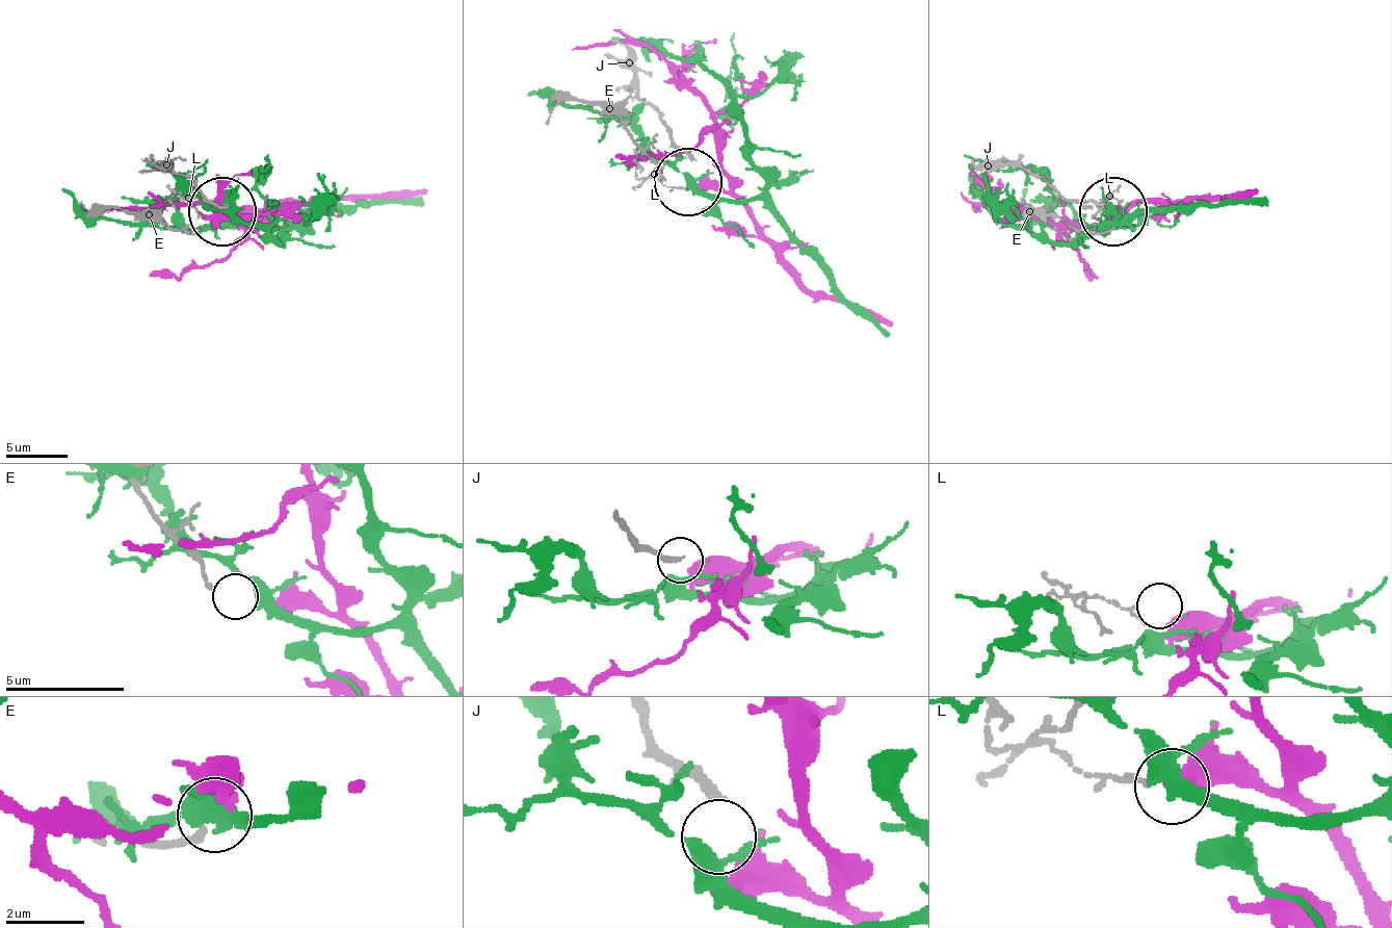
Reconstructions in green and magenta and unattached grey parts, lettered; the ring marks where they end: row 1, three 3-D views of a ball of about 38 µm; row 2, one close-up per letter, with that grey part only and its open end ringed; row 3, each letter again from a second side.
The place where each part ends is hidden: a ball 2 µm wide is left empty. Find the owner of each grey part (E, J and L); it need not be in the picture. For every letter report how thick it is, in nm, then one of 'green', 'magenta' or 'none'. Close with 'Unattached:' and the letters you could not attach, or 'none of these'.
E: 200 nm | magenta
J: 260 nm | none
L: 110 nm | none
Unattached: J, L

